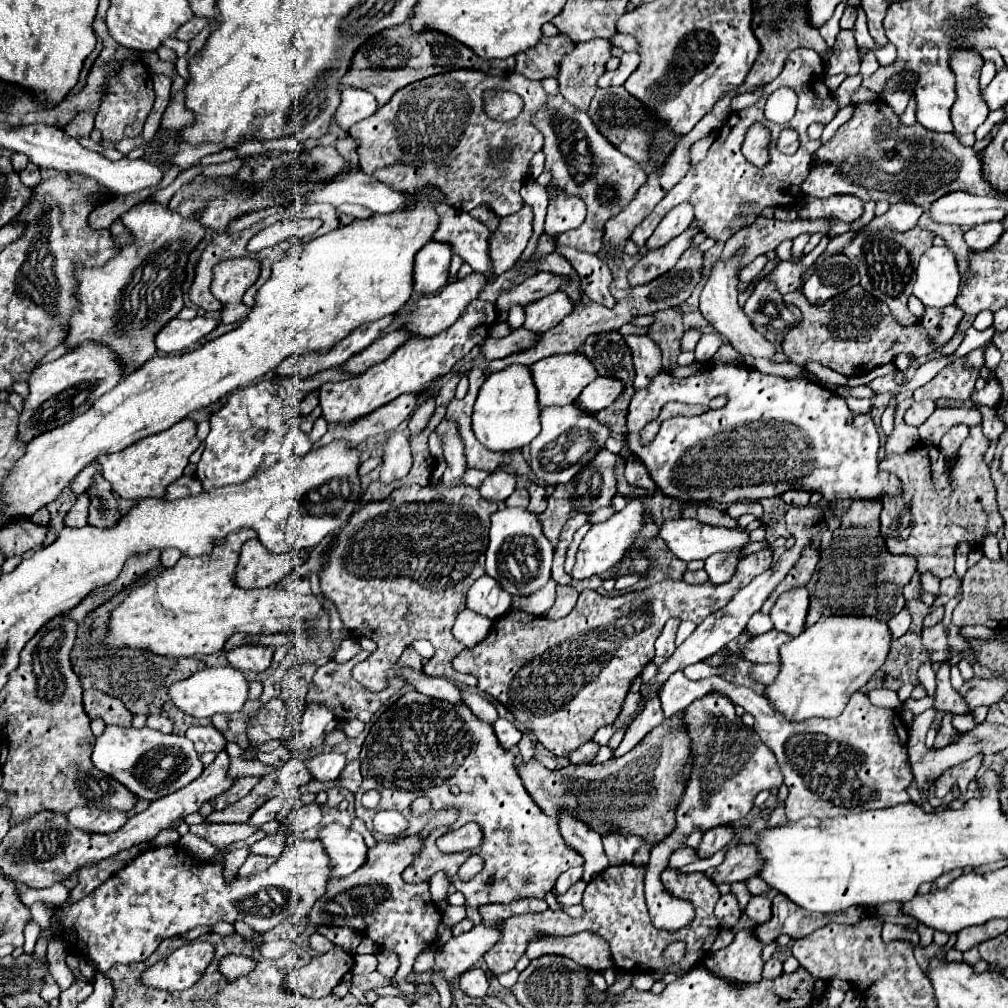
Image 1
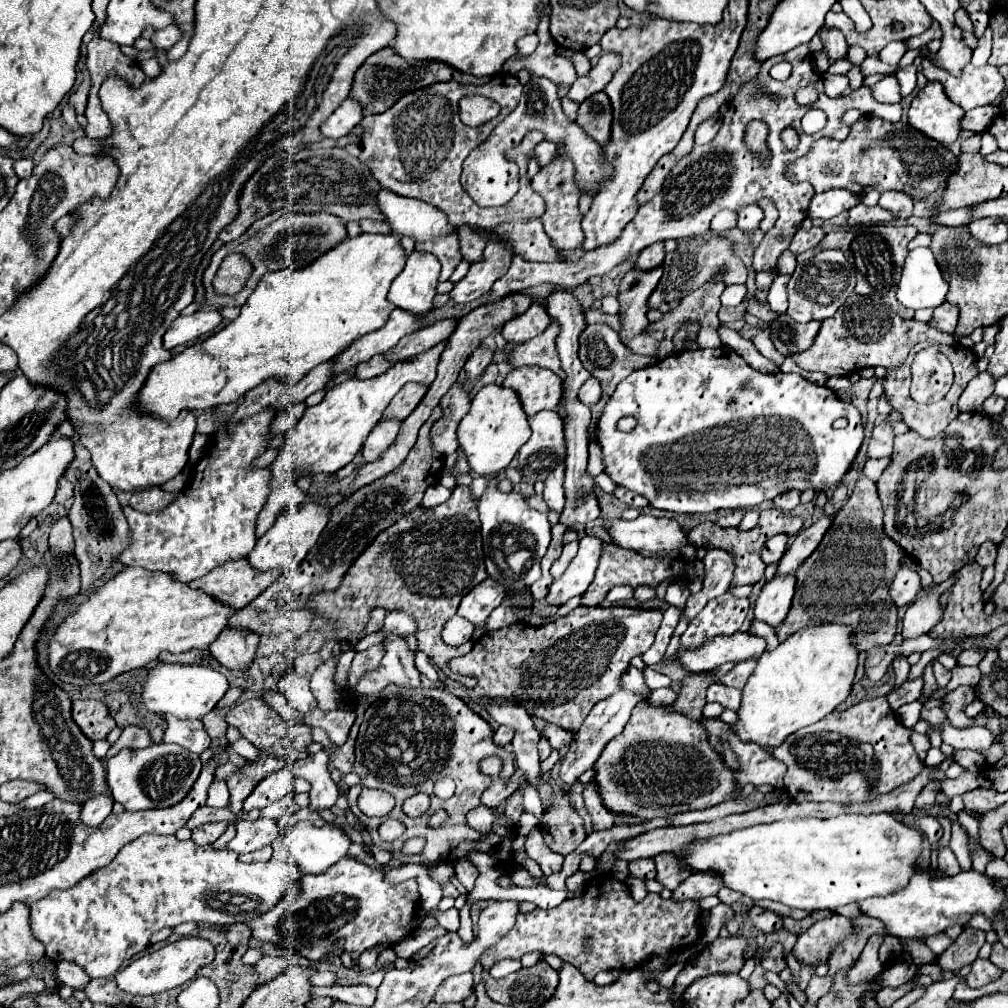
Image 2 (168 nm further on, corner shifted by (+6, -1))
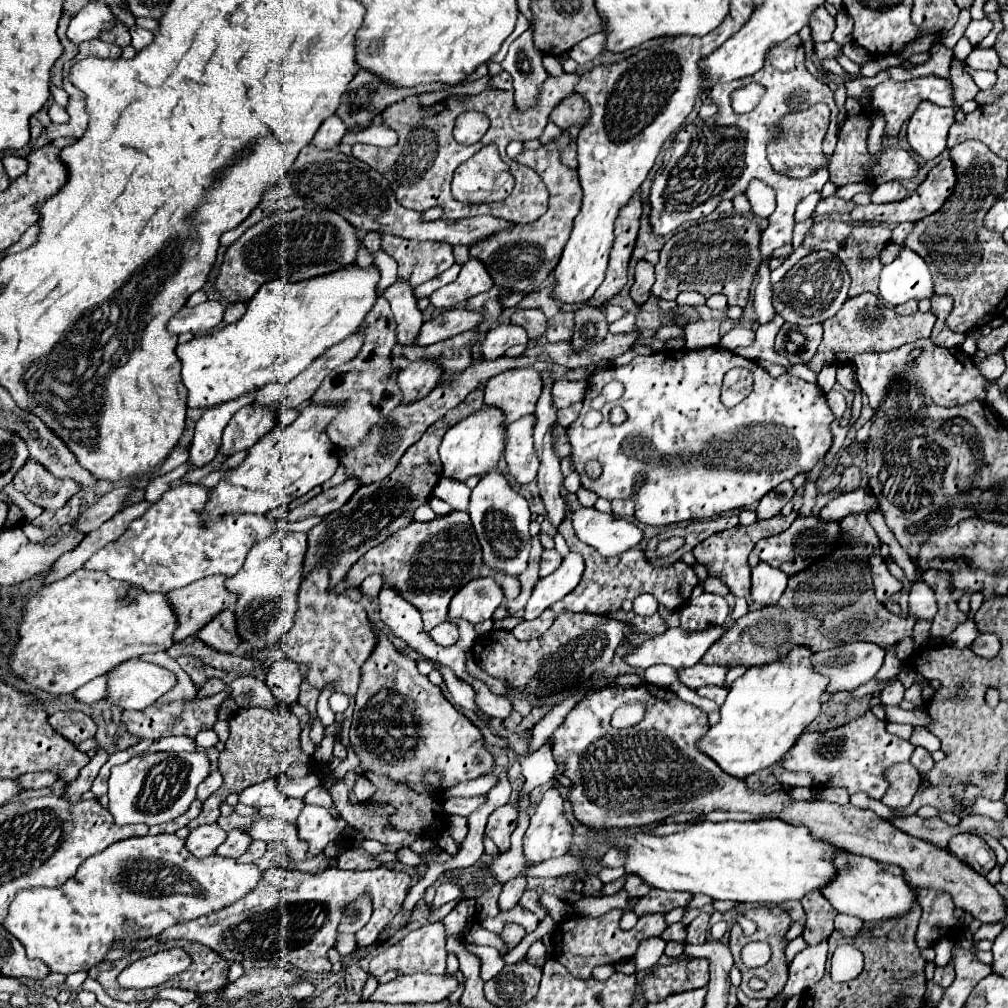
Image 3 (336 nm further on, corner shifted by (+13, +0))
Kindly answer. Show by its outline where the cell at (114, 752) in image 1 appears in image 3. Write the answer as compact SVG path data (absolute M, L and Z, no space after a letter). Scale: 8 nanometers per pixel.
M145 752L111 768L109 812L117 824L163 824L173 820L189 808L195 800L195 788L209 772L209 760L203 752Z

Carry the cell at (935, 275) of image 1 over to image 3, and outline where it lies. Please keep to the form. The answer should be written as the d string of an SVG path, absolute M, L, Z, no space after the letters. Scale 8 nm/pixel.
M903 248L899 256L881 270L879 296L891 306L905 304L909 300L929 300L933 294L929 266L909 248Z

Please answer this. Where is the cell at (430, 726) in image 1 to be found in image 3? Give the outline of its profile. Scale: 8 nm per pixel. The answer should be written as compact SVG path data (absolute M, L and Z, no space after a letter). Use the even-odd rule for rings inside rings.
M381 632L377 634L379 634L379 644L375 646L371 658L361 668L361 686L355 696L355 714L349 732L351 748L359 758L359 772L377 790L369 800L357 804L369 808L371 812L383 806L393 806L396 812L387 820L395 830L405 830L411 834L425 832L437 836L447 830L447 822L449 822L449 814L441 810L443 794L453 786L457 786L461 780L473 780L489 774L495 768L495 758L485 748L481 730L467 716L455 710L455 706L443 696L439 686L431 684L427 676L419 674L417 664L409 656L397 652L397 648L391 644L391 640L385 634ZM429 770L441 774L441 784L437 788L425 782L425 772Z

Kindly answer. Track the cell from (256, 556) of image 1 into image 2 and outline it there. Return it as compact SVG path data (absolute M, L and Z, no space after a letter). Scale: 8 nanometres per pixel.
M238 559L236 563L224 563L216 567L216 571L210 571L204 575L204 579L192 581L190 587L204 591L222 605L242 609L280 575L282 571L260 573L252 569L248 559Z

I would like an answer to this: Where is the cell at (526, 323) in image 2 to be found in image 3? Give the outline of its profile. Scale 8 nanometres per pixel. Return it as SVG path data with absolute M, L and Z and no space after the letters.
M501 324L495 330L487 332L487 338L481 346L481 354L487 360L499 358L505 354L505 350L513 344L527 344L527 336L525 336L525 328L515 326L515 324Z

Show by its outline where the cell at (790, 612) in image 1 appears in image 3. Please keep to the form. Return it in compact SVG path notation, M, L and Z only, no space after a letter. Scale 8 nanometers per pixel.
M759 562L759 566L751 570L751 578L751 598L765 606L773 606L787 586L787 574L765 562Z

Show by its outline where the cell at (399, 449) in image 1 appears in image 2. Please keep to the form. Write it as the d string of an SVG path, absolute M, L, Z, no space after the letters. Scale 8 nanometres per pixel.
M392 417L392 419L382 419L372 431L370 435L366 437L366 441L362 443L362 455L364 455L364 461L372 461L372 459L378 459L378 455L382 451L386 451L390 447L390 443L396 439L398 435L398 429L400 429L400 419Z

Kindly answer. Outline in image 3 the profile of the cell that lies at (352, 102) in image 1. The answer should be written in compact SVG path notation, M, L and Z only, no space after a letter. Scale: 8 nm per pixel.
M333 114L319 126L319 130L313 138L313 144L321 150L329 150L329 148L333 148L335 144L341 142L345 132L347 132L345 124L341 122L341 118L337 118L337 114Z

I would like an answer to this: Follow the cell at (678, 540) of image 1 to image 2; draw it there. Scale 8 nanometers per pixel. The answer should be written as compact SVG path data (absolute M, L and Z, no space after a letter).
M640 513L634 521L614 519L606 527L612 543L632 551L682 551L688 537L682 533L676 521L656 519L648 513Z

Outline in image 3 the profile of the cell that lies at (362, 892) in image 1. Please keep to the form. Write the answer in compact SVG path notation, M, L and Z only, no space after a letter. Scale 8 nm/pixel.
M275 866L265 870L261 884L239 902L223 908L217 914L175 924L161 932L159 940L165 942L171 938L187 938L201 942L229 962L283 958L301 970L331 972L331 960L327 958L327 952L335 948L339 936L337 928L341 918L347 914L347 906L361 896L371 898L371 920L355 934L357 946L369 946L377 940L379 930L399 914L409 888L411 874L403 870L389 870L387 866L363 872L329 868L319 874Z

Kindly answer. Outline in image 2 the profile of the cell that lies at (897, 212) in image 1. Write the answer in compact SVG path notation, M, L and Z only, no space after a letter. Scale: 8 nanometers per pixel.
M886 191L880 197L880 207L892 211L900 219L908 219L912 215L912 197L902 191Z

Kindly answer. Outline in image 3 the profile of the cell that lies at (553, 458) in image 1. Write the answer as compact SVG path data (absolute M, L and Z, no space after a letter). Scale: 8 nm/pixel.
M529 414L509 424L509 430L507 430L505 460L507 460L509 474L519 484L529 484L539 470L539 458L533 446L535 424L537 424L535 414Z

